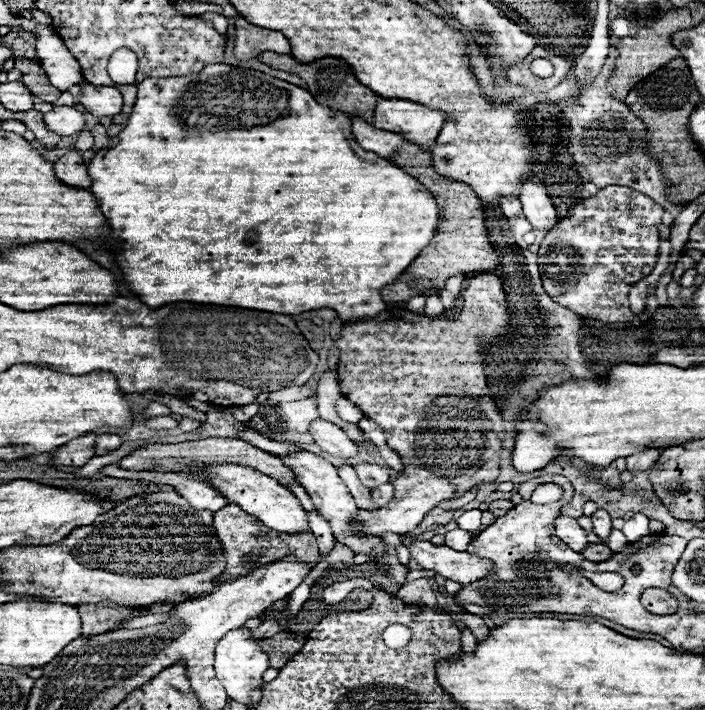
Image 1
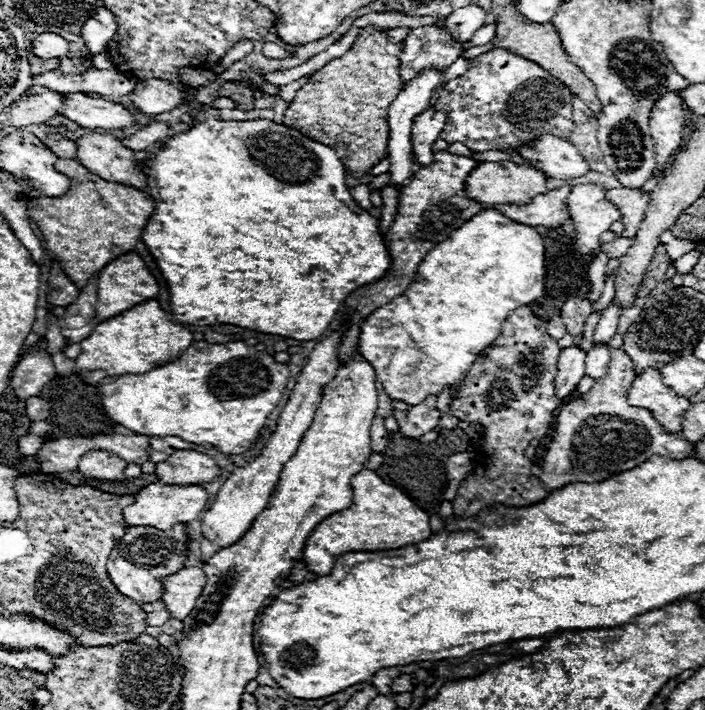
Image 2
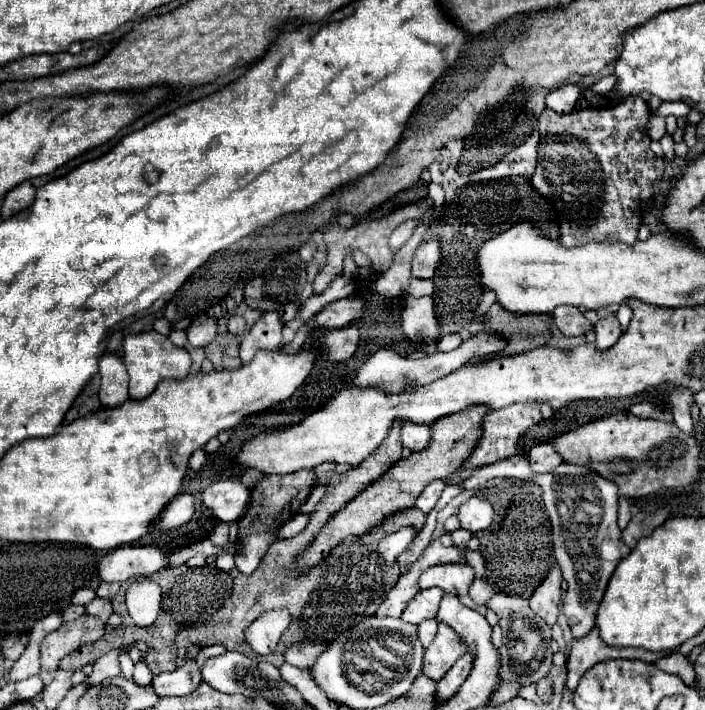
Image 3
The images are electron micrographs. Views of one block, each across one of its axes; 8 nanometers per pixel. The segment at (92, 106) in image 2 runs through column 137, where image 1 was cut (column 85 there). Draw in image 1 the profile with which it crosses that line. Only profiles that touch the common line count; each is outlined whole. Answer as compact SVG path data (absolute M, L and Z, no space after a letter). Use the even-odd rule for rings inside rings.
M56 106L48 114L44 114L44 122L48 130L62 134L62 136L72 136L84 130L84 114L72 106Z

